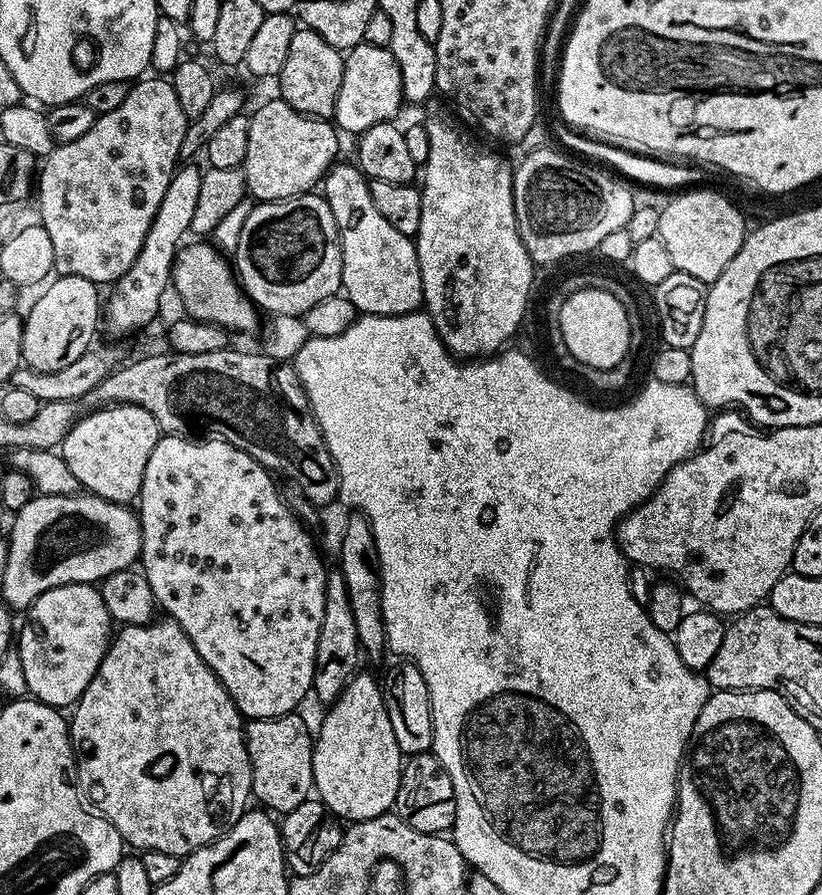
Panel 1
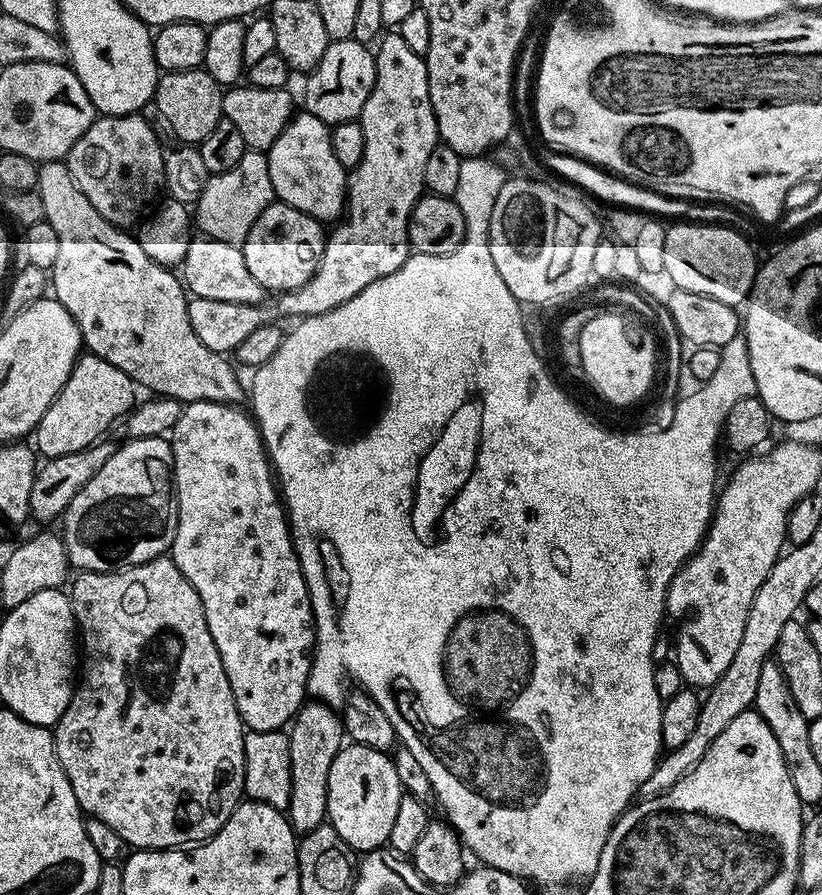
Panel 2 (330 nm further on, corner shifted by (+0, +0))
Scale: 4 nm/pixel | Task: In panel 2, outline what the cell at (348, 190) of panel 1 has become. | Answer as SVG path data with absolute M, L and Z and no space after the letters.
M297 111L286 130L282 130L278 138L274 138L274 146L268 148L266 155L272 195L279 203L294 206L294 210L302 210L321 222L336 222L341 219L346 207L348 178L342 162L334 158L329 125L314 114Z

